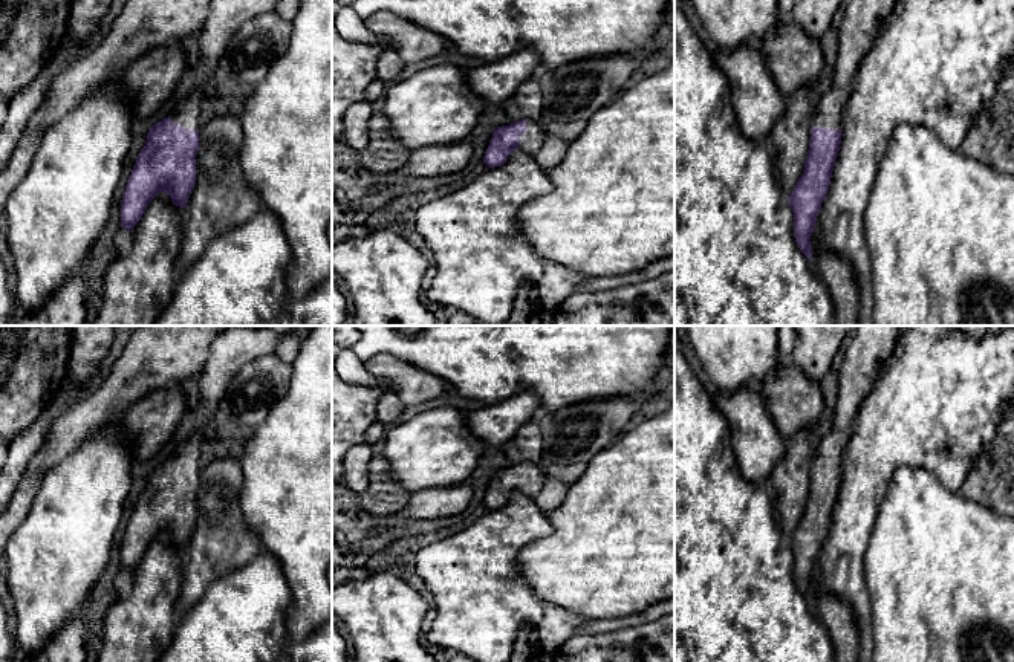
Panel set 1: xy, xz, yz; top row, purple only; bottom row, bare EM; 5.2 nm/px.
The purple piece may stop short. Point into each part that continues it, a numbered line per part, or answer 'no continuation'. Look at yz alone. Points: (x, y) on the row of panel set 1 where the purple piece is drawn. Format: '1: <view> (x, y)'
1: yz (863, 19)

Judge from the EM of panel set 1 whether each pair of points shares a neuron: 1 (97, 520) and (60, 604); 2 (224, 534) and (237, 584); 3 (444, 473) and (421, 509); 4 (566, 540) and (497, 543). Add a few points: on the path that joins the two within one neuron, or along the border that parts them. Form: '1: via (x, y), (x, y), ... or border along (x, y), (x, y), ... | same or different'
1: via (75, 541), (60, 557), (60, 583) | same
2: border along (262, 551), (246, 563), (216, 578), (204, 590) | different
3: border along (468, 480), (445, 488), (421, 488), (413, 493) | different
4: border along (548, 514), (552, 531), (519, 554), (522, 575) | different

